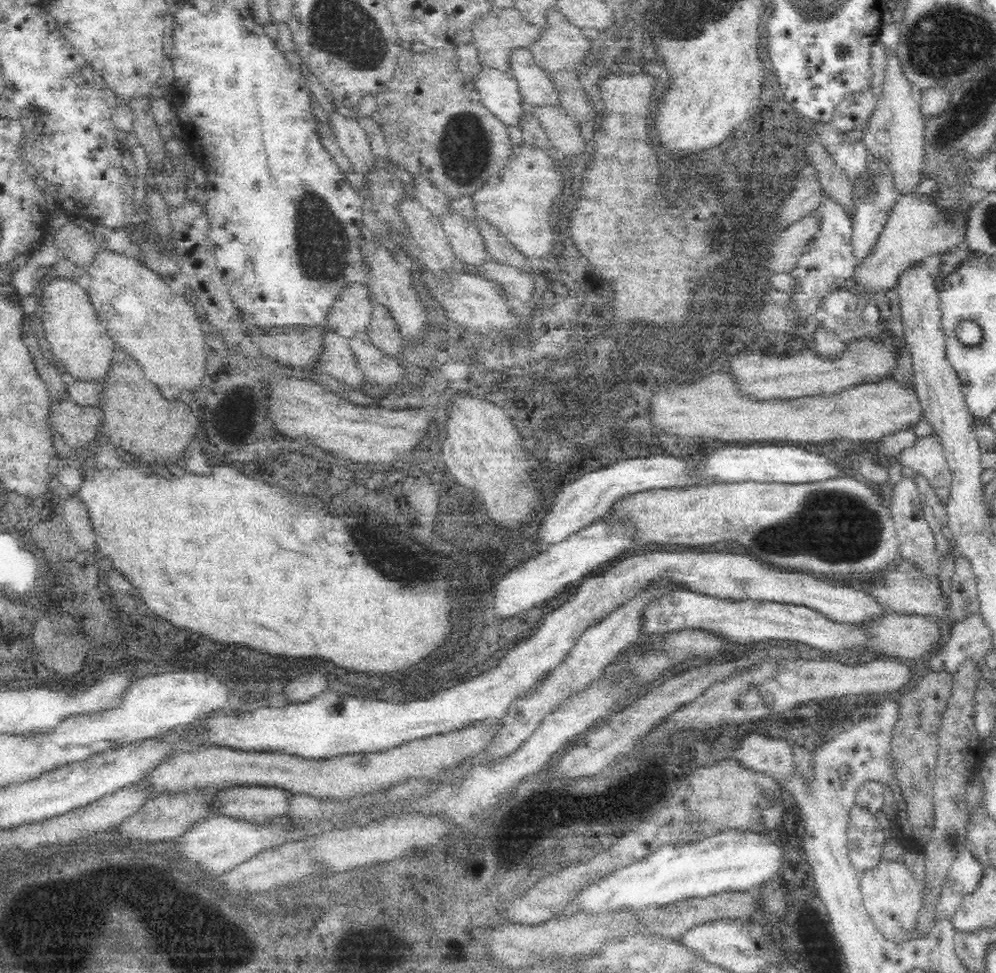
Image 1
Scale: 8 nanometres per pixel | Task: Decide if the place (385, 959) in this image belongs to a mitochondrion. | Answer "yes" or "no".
no

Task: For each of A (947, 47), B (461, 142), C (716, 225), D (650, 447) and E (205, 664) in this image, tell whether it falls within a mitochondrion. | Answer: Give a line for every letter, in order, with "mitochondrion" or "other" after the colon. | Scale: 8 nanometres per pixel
A: mitochondrion
B: mitochondrion
C: mitochondrion
D: other
E: other

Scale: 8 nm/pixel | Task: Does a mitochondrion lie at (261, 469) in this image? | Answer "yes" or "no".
no

